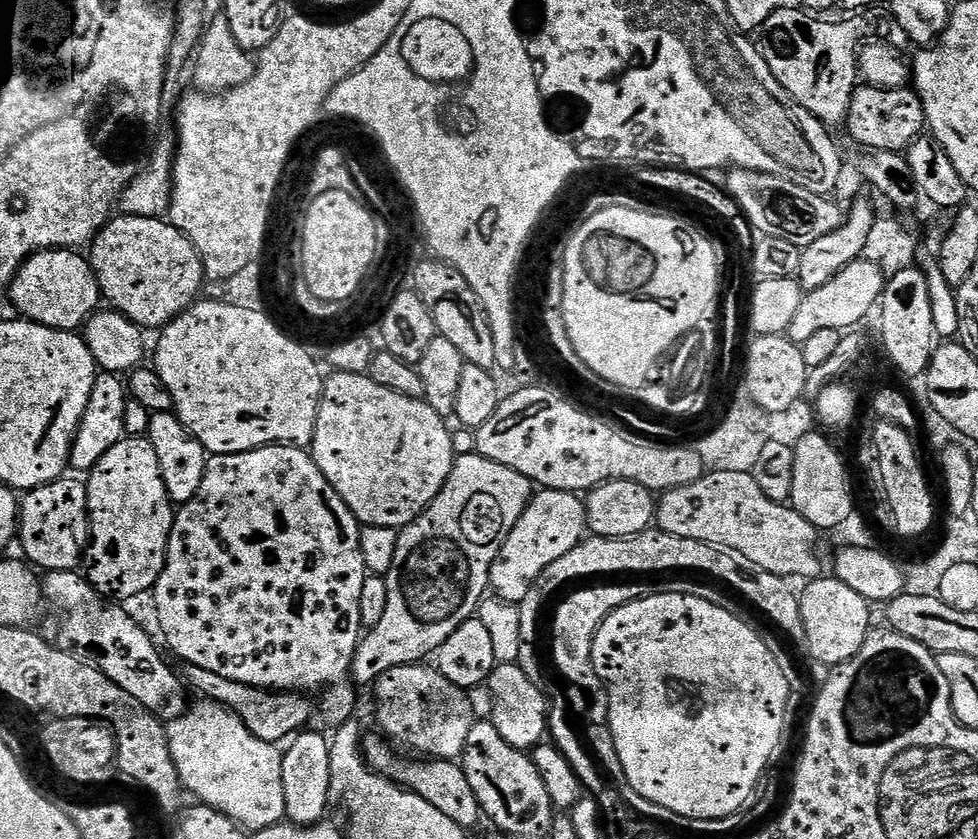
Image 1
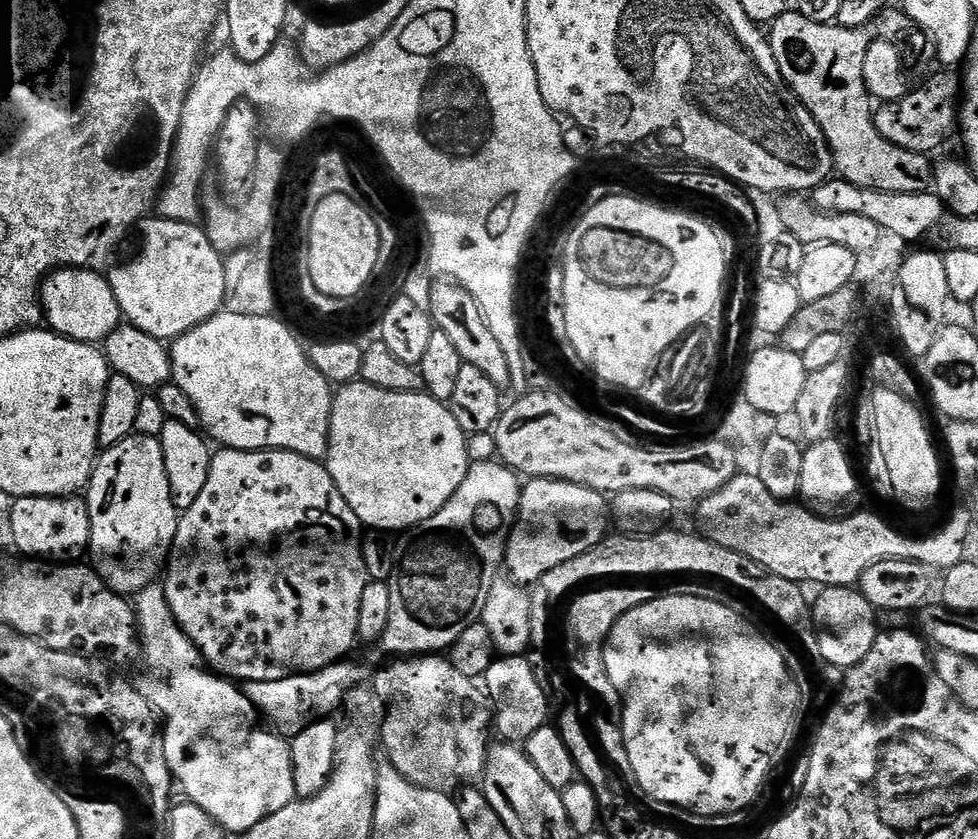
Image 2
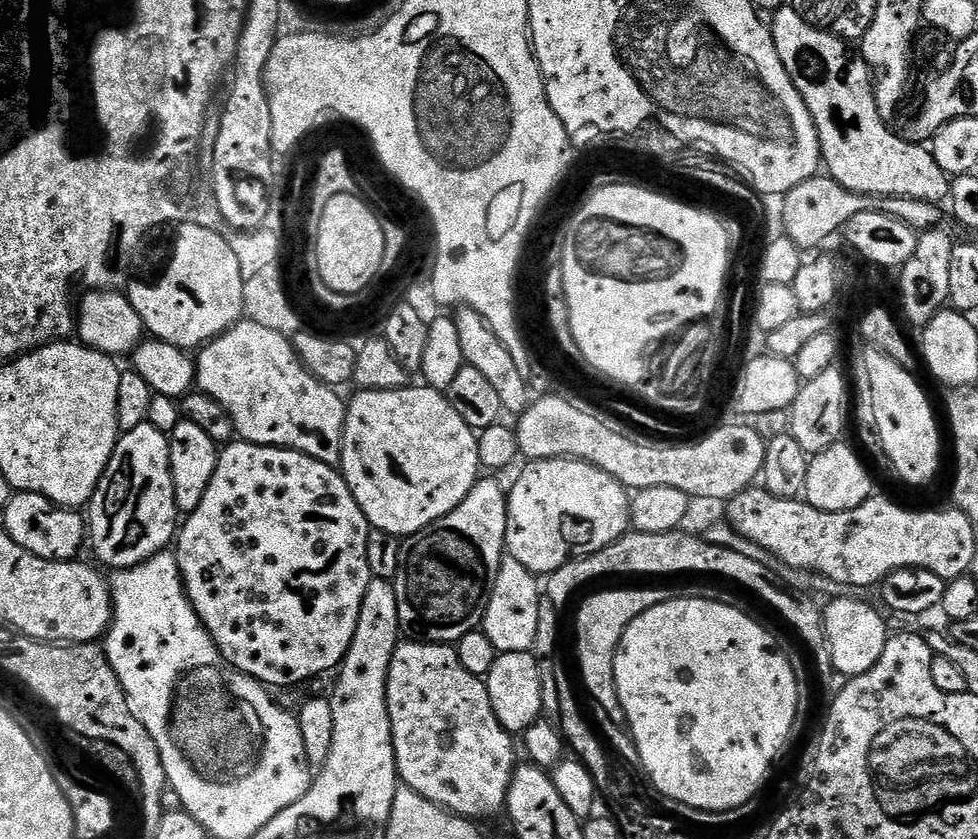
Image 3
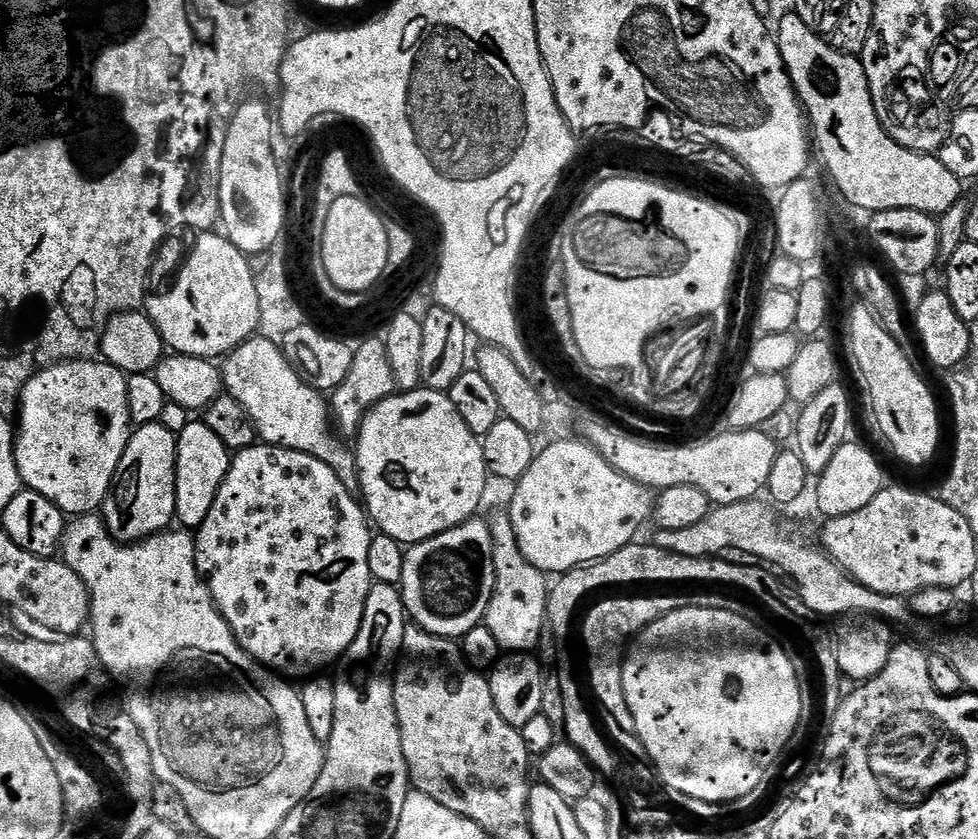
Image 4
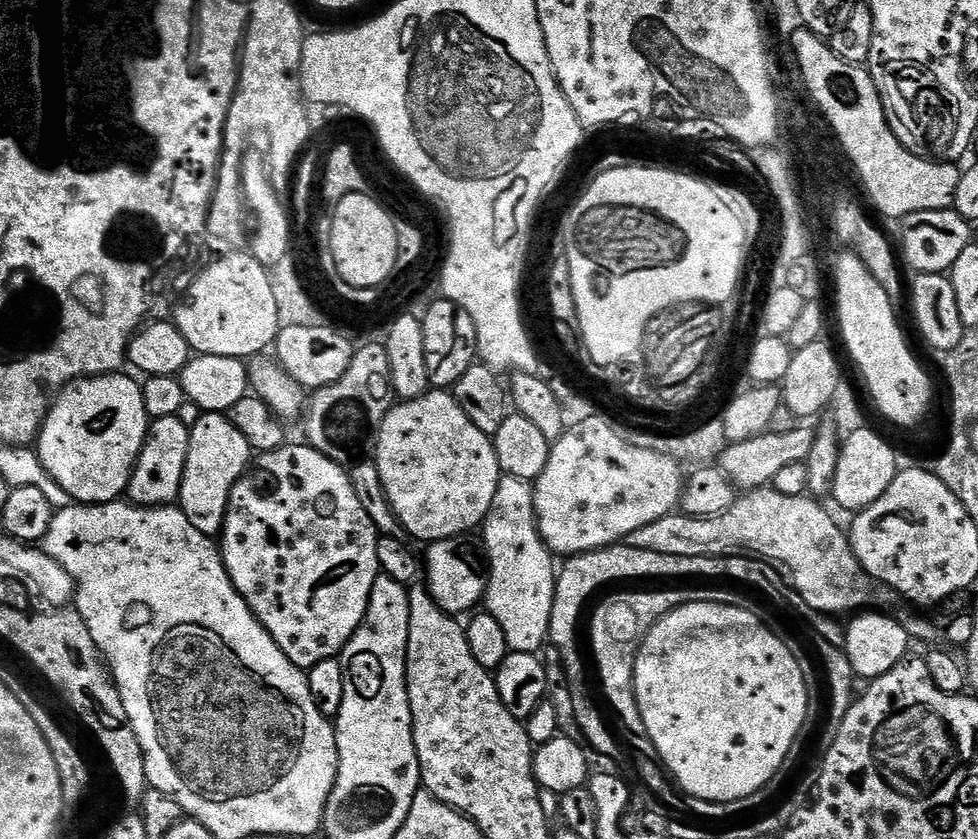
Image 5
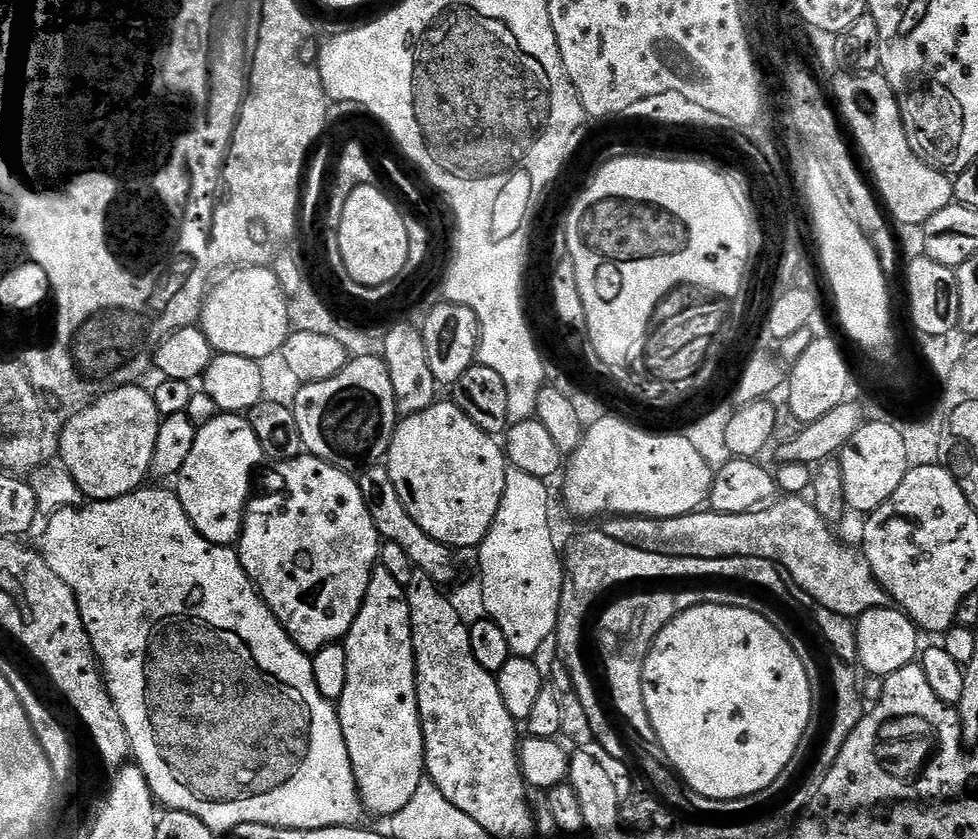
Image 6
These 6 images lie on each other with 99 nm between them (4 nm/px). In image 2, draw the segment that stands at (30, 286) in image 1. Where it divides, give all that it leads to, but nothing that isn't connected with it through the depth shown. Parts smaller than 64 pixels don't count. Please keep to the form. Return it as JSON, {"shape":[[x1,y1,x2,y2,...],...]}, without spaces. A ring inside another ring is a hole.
{"shape":[[61,266,49,272,42,281,42,307,51,331,83,344,99,345,122,323,118,298,114,298,107,275,94,268]]}

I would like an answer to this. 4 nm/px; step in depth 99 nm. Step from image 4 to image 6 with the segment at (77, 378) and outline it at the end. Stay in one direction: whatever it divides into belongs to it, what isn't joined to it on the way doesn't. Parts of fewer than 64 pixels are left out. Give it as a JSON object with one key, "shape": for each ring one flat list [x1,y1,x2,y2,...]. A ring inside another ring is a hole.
{"shape":[[127,384,124,388,116,388,105,396,98,397,90,406,83,408,72,418,64,433,60,436,59,459,63,467,73,476,89,501,113,500,136,491,149,479,154,458,154,442,158,442,158,430,162,417,154,402,151,391,144,386]]}

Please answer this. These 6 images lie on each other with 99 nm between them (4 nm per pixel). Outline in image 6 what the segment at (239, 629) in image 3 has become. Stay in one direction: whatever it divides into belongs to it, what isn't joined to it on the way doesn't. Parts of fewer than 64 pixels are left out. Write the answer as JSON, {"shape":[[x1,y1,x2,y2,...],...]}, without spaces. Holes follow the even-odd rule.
{"shape":[[301,454,293,460,285,460,279,465,279,468,280,476,284,479,284,489,281,492,272,492,269,496,258,497,259,495,257,495,255,498,249,499,248,510,244,514,244,528,240,531,238,551,246,574,256,583,256,591,260,593,266,606,270,606,270,610,276,615,278,622,286,630,286,634,290,634,292,641,303,652,315,654,328,644,343,641,354,626,354,618,358,618,358,610,366,598,366,590,370,586,372,573,378,567,382,537,374,526,374,518,370,518,370,510,362,498,362,490,355,475,345,472,343,468,336,468,324,460,319,460,316,456,307,454]]}

